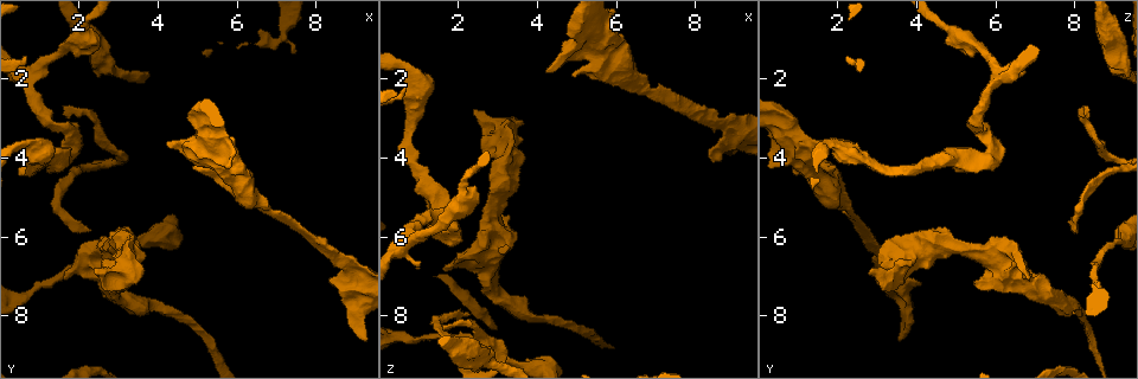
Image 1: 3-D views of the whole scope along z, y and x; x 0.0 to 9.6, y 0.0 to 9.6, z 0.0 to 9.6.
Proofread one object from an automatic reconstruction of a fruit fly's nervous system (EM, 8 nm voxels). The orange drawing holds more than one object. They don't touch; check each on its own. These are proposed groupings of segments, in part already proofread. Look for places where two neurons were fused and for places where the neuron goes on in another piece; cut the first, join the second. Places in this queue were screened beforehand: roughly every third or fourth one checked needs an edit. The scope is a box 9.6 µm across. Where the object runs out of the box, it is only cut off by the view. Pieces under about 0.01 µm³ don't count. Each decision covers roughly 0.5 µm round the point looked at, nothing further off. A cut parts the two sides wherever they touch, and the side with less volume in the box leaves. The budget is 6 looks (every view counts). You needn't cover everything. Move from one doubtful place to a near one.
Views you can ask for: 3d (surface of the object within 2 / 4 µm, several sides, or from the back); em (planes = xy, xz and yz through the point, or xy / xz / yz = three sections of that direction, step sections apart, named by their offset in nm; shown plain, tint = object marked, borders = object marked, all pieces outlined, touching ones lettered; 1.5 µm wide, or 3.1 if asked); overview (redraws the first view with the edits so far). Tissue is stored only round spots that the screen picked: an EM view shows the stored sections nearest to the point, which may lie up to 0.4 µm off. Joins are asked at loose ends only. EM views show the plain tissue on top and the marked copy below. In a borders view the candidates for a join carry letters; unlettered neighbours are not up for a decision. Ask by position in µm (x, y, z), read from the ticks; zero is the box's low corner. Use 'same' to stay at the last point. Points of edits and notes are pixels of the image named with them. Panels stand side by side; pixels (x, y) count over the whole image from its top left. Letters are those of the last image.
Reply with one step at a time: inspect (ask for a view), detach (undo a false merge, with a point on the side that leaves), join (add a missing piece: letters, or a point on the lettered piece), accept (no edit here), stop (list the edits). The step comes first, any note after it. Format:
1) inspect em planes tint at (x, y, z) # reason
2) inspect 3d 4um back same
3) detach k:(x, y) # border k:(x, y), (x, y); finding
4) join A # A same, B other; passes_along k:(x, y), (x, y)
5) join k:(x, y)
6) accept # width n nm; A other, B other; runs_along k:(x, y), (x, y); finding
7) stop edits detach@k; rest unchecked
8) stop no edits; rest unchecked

inspect 3d 4um at (4.80, 2.95, 0.70) # an open end

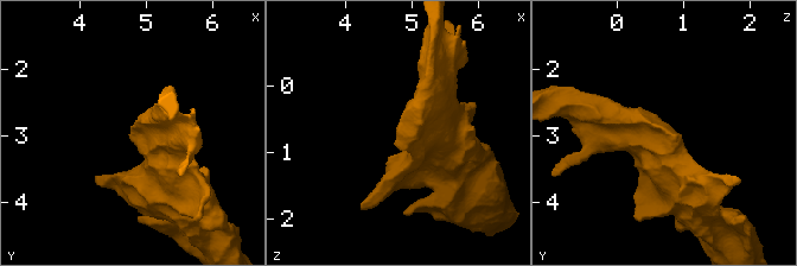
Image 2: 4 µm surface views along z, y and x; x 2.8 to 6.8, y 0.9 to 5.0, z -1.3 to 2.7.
inspect em xy step 8 tint at (4.80, 2.90, 0.70)

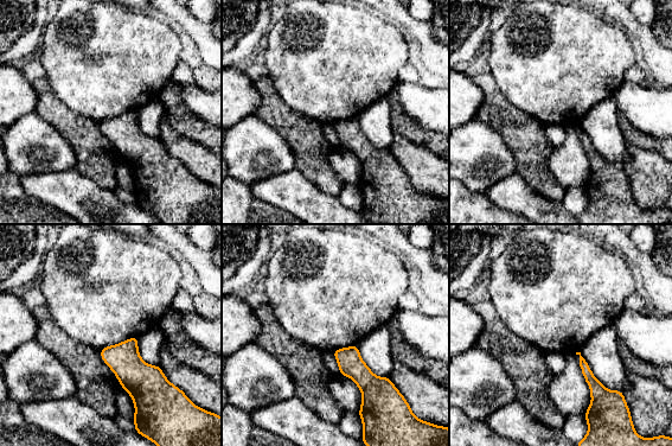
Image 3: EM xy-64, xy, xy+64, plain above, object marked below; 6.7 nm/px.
inspect em planes borders same # another direction

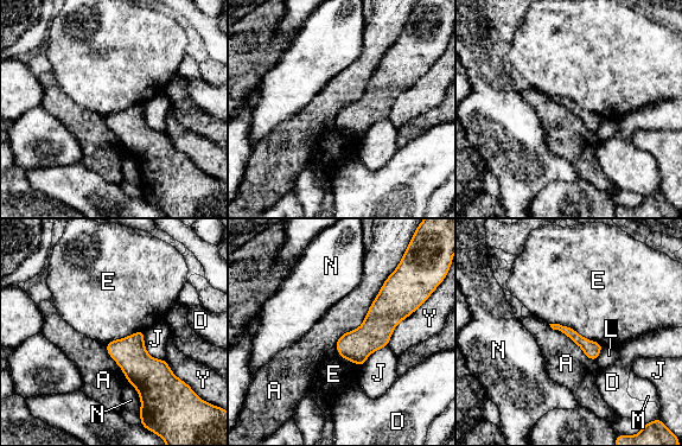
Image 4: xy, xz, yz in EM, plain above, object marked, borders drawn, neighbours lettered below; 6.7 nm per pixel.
accept # A other, D other, E other, J other, L other, M other, N other, Y other; border 4:(395, 268), (363, 322), (335, 346); none of them fits

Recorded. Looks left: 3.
inspect em yz step 4 borders at (2.60, 6.75, 3.75) # branch stops here

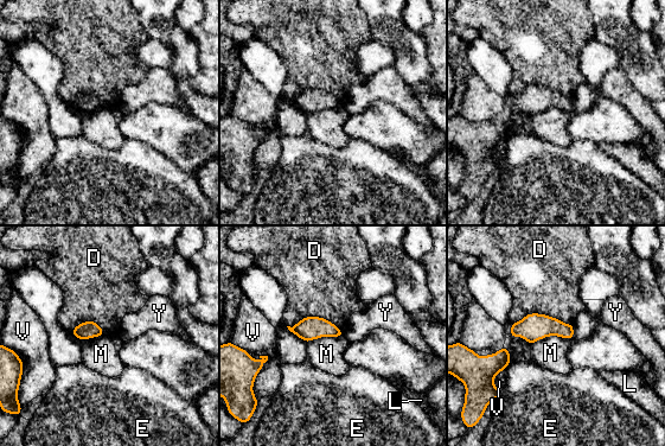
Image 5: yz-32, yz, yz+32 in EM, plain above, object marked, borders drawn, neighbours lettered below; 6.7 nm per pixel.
accept # D other, E other, L other, M other, V other, Y other; none of them fits

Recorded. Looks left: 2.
inspect 3d 4um back at (1.65, 2.70, 8.30) # tapers out

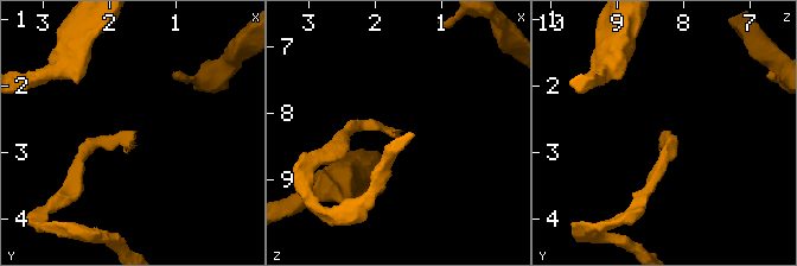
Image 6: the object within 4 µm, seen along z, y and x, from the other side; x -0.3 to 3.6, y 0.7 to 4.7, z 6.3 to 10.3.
inspect em planes borders at (1.55, 2.70, 8.25) # need the tissue

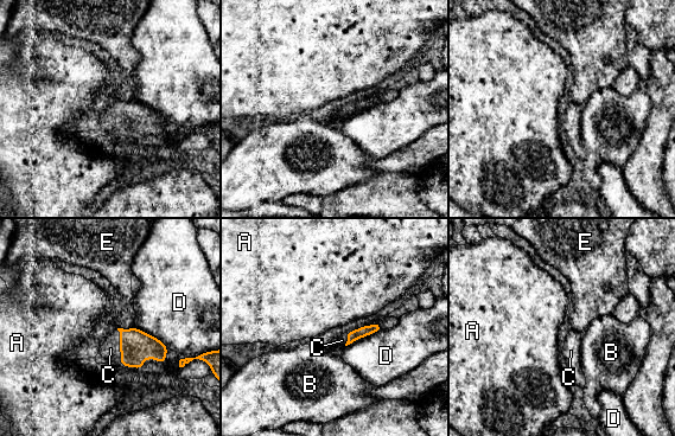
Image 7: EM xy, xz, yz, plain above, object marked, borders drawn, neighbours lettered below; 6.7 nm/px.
join C # A other, B other, C same, D other, E other; passes_along 7:(135, 346), (121, 354), (110, 348); the neuron continues

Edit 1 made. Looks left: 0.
stop edits join@7; rest unchecked

